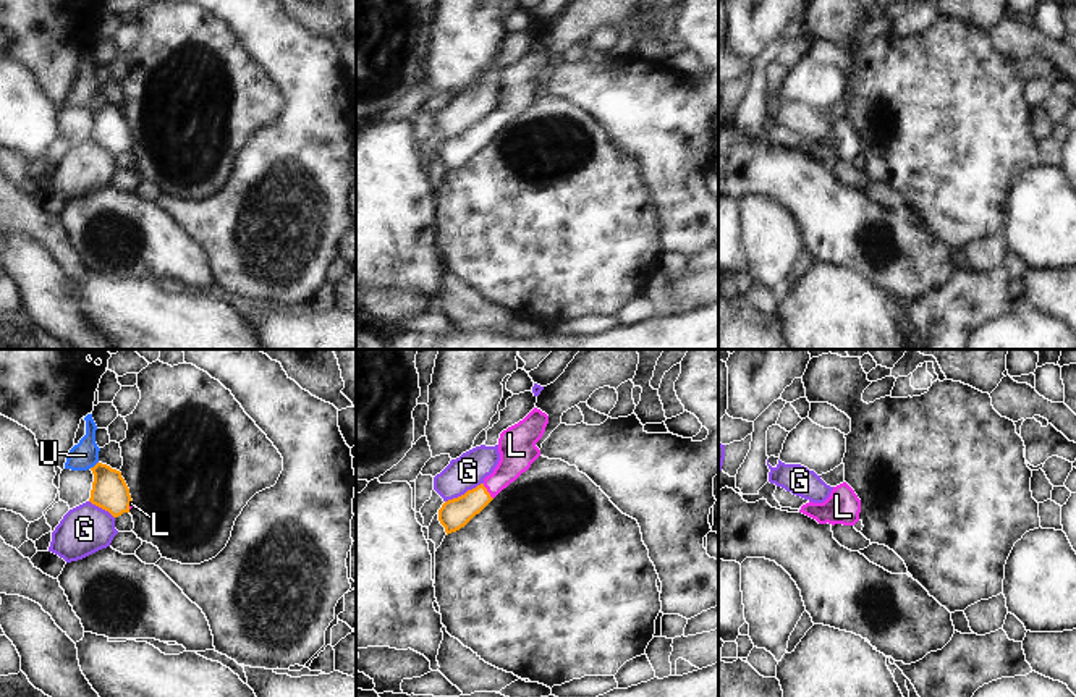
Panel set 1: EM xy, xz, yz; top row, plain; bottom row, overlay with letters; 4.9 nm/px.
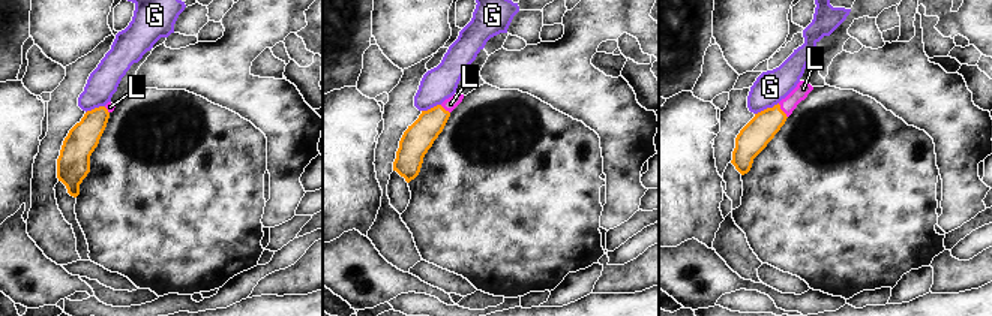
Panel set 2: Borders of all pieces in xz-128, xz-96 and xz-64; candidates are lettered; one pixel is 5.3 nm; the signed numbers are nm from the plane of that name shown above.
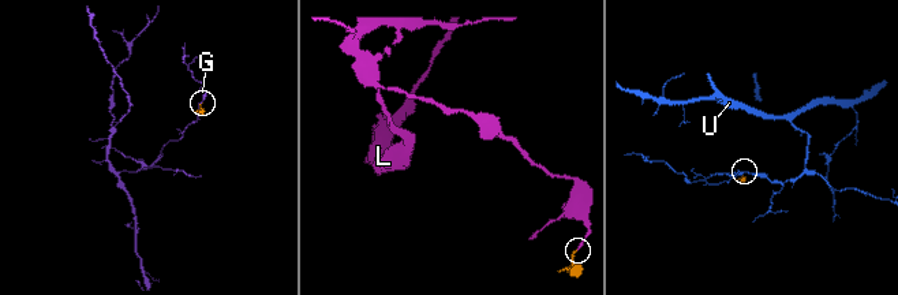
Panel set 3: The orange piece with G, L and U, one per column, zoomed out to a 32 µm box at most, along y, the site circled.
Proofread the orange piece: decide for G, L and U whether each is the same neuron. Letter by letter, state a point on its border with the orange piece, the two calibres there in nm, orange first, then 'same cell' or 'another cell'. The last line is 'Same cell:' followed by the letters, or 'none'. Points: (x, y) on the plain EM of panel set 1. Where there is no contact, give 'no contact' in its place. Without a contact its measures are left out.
G: meets orange in xz at (465, 131); 150 nm thick on the orange side, 170 nm on the other; another cell
L: meets orange in xz at (487, 130); 150 nm thick on the orange side, 180 nm on the other; same cell
U: meets orange in xy at (94, 104); 180 nm thick on the orange side, 140 nm on the other; another cell
Same cell: L

